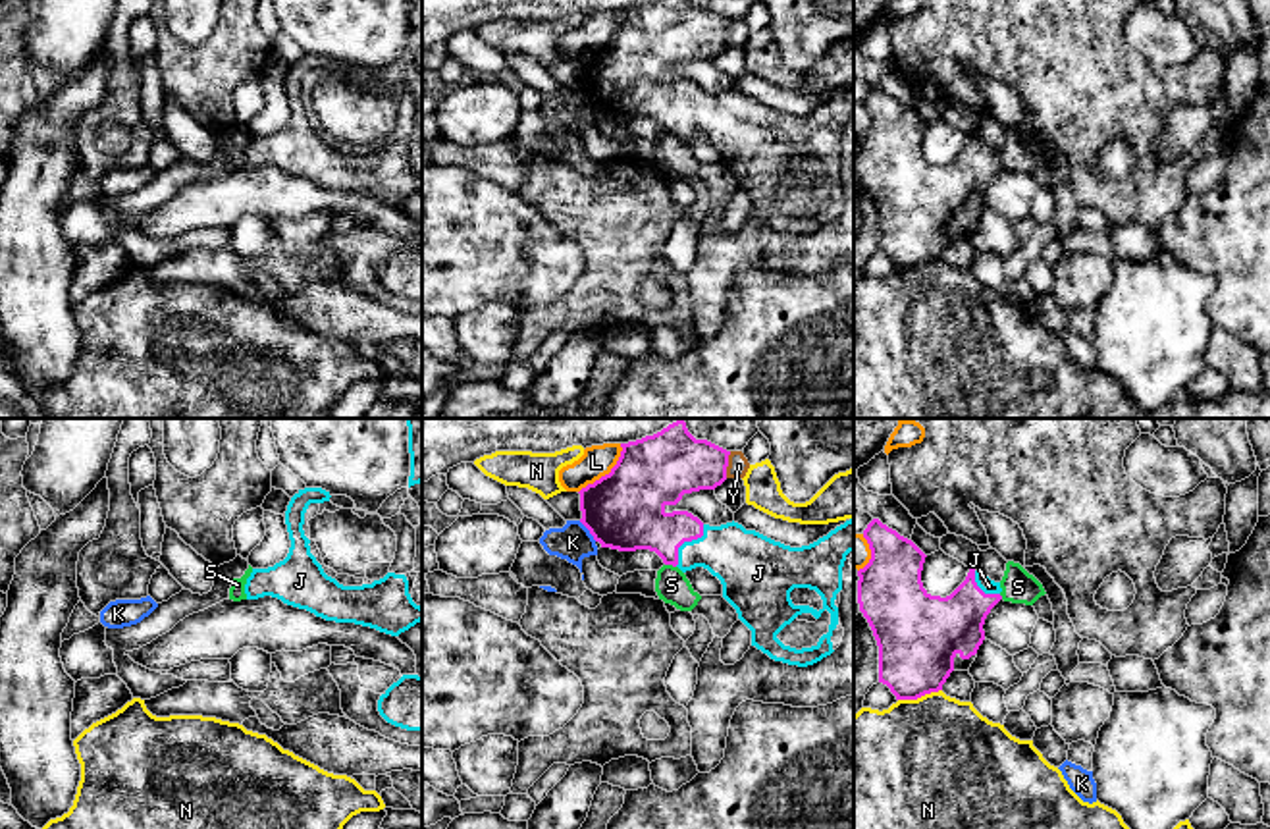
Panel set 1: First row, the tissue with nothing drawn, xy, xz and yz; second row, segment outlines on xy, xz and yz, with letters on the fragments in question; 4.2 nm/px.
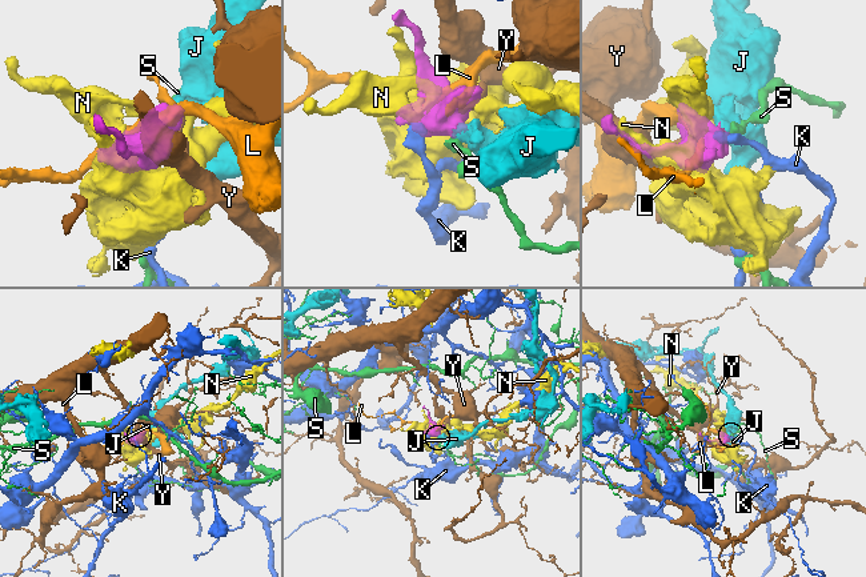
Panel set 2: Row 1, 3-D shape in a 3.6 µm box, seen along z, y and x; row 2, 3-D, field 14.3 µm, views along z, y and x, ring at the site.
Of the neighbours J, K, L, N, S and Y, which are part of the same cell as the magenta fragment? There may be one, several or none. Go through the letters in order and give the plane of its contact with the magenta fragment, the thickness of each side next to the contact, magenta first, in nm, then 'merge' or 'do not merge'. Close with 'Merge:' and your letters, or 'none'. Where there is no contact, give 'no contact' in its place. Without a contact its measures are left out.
J: meets magenta in xz; 280 nm thick on the magenta side, 260 nm on the other; merge
K: meets magenta in xz; 340 nm thick on the magenta side, 160 nm on the other; do not merge
L: meets magenta in xz; 340 nm thick on the magenta side, 130 nm on the other; do not merge
N: meets magenta in yz; 340 nm thick on the magenta side, 500 nm on the other; do not merge
S: meets magenta in xz; 280 nm thick on the magenta side, 140 nm on the other; do not merge
Y: meets magenta in xz; 280 nm thick on the magenta side, 90 nm on the other; do not merge
Merge: J

